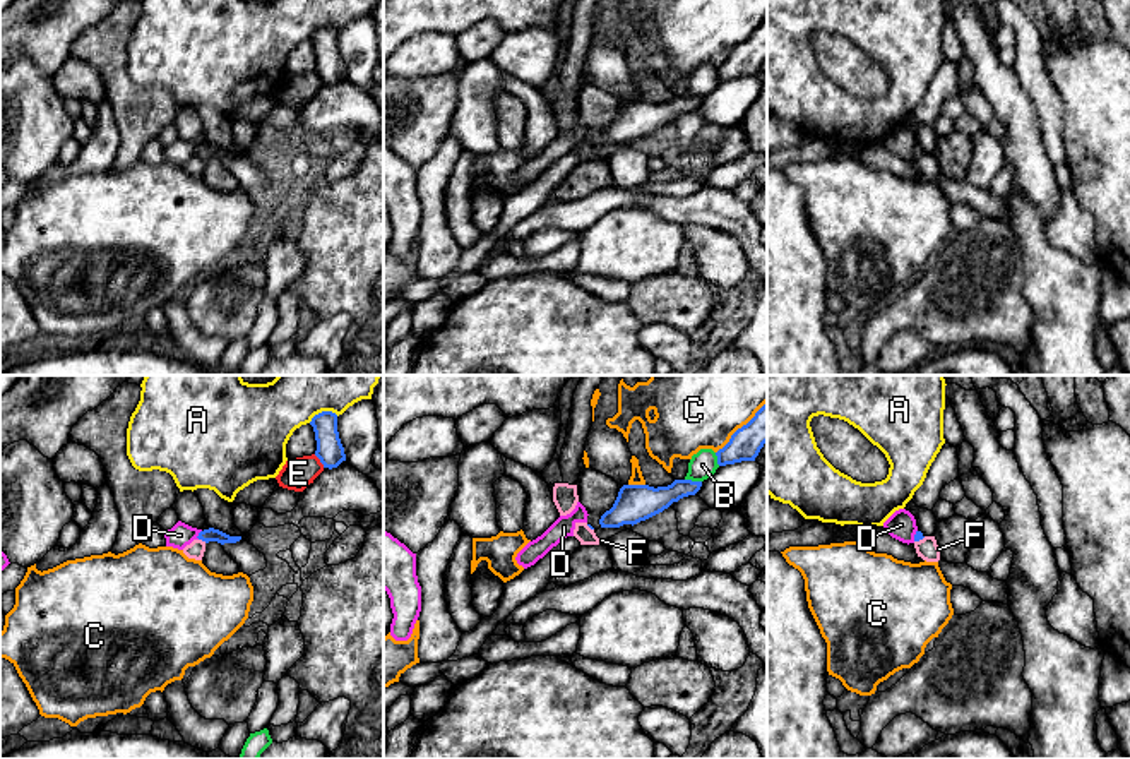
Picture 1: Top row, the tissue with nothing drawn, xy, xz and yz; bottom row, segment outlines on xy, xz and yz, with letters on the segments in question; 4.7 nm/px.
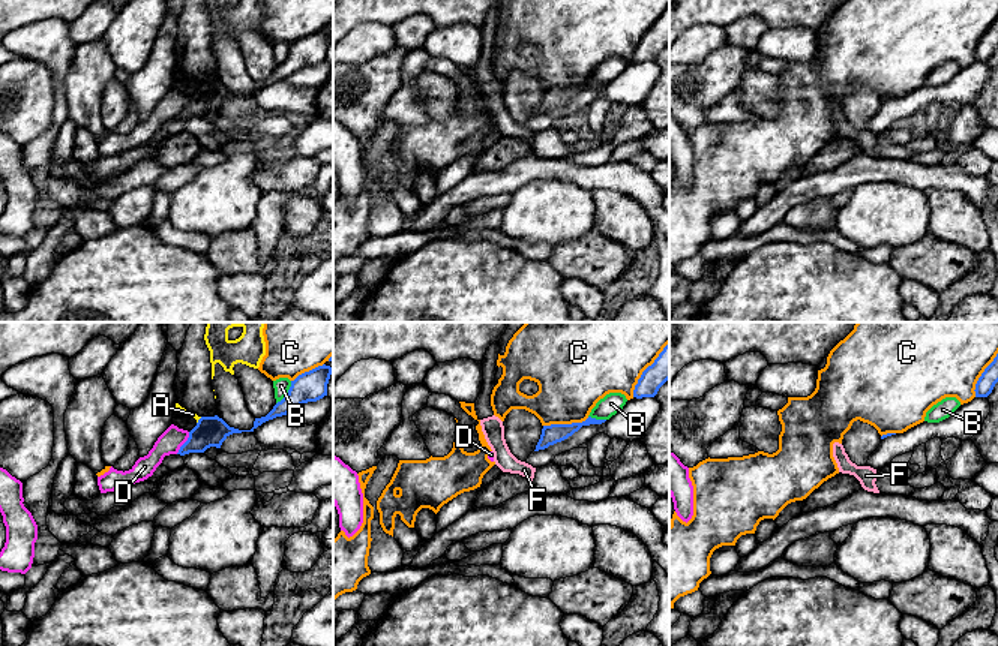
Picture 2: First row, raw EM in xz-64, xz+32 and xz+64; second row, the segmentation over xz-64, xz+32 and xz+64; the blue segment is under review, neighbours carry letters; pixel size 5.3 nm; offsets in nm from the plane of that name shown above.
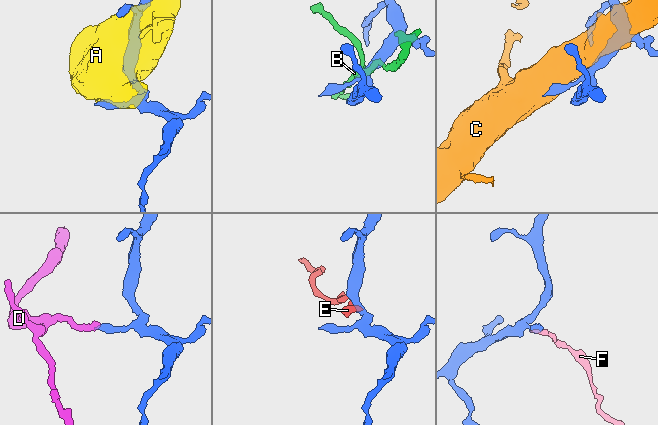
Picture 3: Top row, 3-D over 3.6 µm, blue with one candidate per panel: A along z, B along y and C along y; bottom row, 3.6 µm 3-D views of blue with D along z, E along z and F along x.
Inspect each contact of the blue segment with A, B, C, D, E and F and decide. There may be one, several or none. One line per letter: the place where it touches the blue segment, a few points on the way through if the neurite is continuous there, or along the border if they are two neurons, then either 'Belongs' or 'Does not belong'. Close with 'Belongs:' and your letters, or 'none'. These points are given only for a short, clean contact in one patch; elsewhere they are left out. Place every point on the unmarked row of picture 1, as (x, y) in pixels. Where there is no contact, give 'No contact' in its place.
A: Touches blue at xy (322, 28). Does not belong
B: Touches blue at xz (694, 98). Does not belong
C: Touches blue at xz (637, 101). Does not belong
D: Touches blue at xy (199, 151). Boundary: xy (201, 146), (197, 155). Does not belong
E: Touches blue at xy (321, 77). Boundary: xy (314, 71), (324, 83). Does not belong
F: Touches blue at xy (202, 156). Boundary: xy (199, 155), (206, 158). Does not belong
Belongs: none

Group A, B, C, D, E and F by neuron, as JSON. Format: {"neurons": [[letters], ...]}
{"neurons": [["A"], ["B"], ["C"], ["D"], ["E"], ["F"]]}

